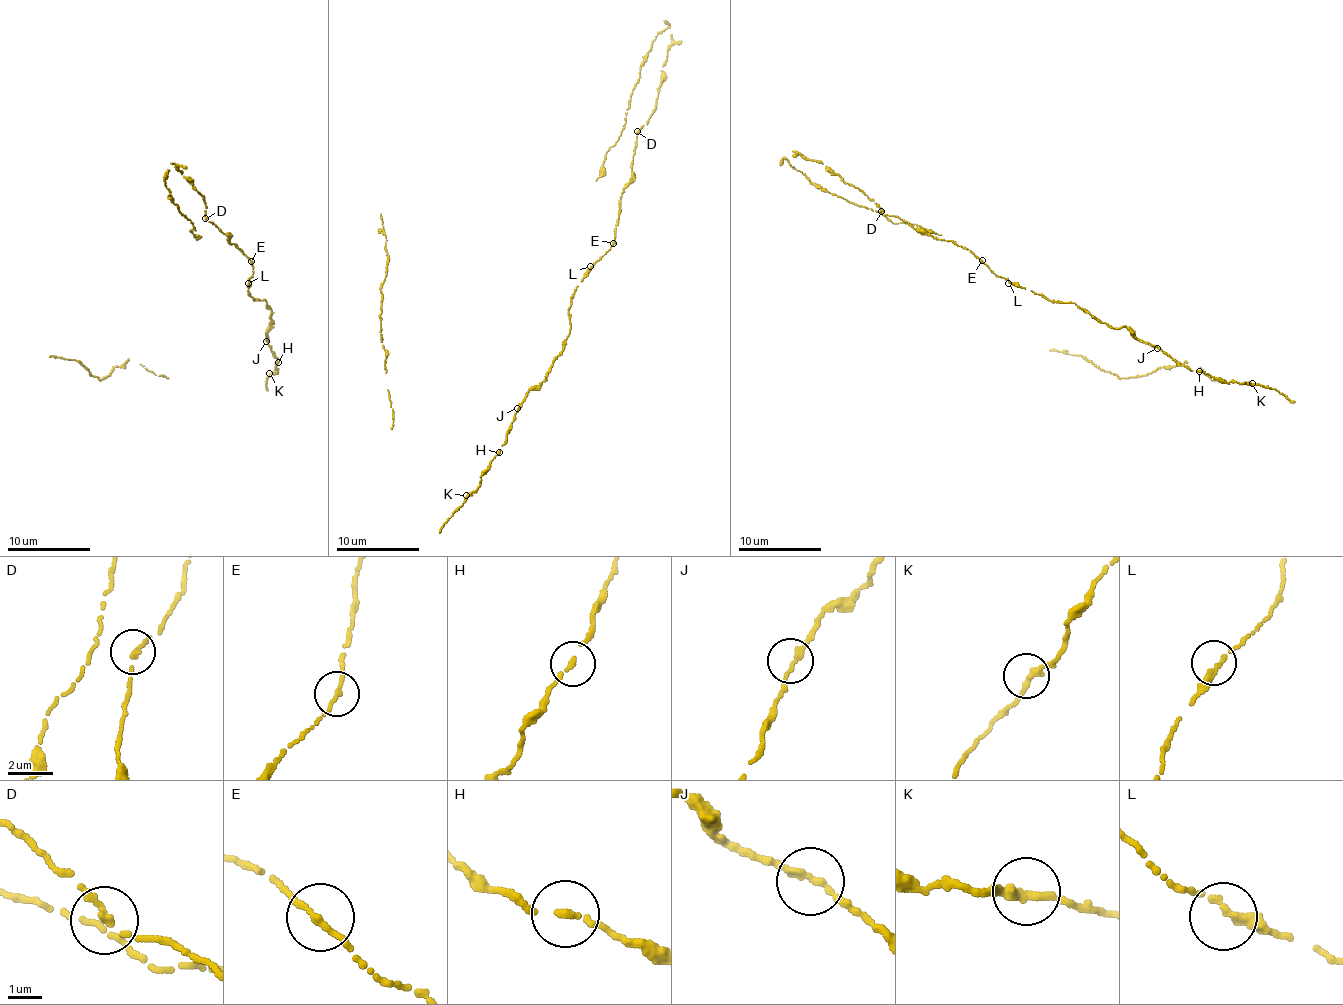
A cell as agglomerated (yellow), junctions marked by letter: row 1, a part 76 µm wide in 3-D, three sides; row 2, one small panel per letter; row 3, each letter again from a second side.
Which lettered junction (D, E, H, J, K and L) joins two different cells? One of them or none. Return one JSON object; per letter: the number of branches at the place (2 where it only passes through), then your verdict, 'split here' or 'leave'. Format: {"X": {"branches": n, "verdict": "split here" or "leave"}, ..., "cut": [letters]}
{"D": {"branches": 1, "verdict": "leave"}, "E": {"branches": 1, "verdict": "leave"}, "H": {"branches": 2, "verdict": "leave"}, "J": {"branches": 2, "verdict": "leave"}, "K": {"branches": 2, "verdict": "leave"}, "L": {"branches": 2, "verdict": "leave"}, "cut": []}

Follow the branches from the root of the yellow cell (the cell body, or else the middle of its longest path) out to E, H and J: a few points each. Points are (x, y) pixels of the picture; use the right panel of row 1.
E: (1010, 283), (982, 260)
H: (1010, 283), (1042, 293), (1052, 302), (1073, 302), (1104, 323), (1124, 327), (1138, 339), (1199, 371)
J: (1010, 283), (1042, 293), (1052, 302), (1073, 302), (1104, 323), (1124, 327), (1138, 339), (1157, 348)

